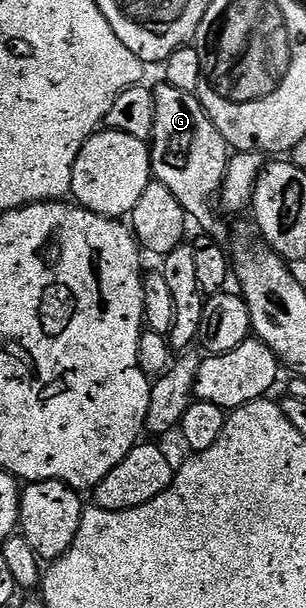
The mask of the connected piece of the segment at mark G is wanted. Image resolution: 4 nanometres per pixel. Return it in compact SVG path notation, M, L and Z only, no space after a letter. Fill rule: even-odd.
M161 82L158 88L152 89L152 94L154 98L154 130L151 137L153 176L159 182L163 182L163 186L167 186L167 190L171 190L175 198L179 198L186 217L191 218L192 223L194 220L201 227L200 231L204 235L214 236L216 240L222 242L228 241L230 239L228 226L213 213L213 207L215 209L218 207L217 195L220 193L229 165L231 149L228 142L223 138L223 134L219 134L215 122L211 122L211 118L205 113L201 99L194 93L175 90L175 86L171 86L168 82Z

